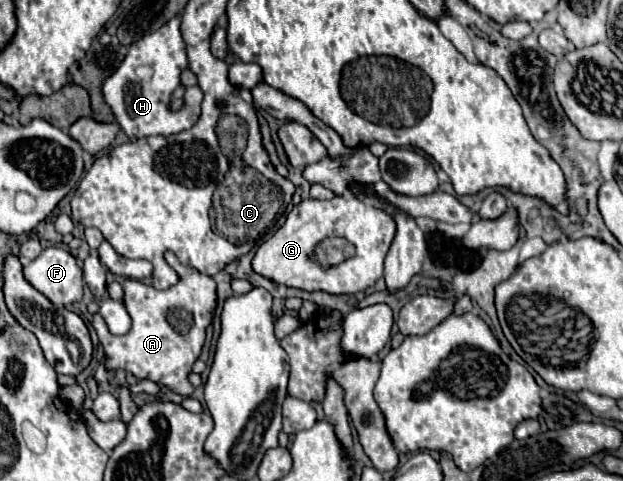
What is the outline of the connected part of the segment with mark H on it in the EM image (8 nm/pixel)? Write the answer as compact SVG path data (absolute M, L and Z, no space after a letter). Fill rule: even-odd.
M173 17L167 25L149 33L135 41L129 47L127 57L123 59L121 67L103 83L103 95L109 103L117 123L125 131L129 139L141 139L147 135L175 135L189 127L193 127L201 113L203 91L199 87L185 89L185 107L179 113L169 109L171 93L181 85L181 71L187 69L187 49L181 37L181 19ZM137 69L151 69L149 75L137 75Z

